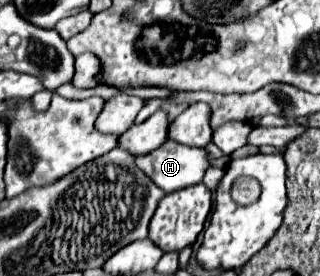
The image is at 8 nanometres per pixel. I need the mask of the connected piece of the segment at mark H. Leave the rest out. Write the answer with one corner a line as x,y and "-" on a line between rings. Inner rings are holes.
166,141
156,151
138,157
136,165
164,193
172,193
202,181
202,175
208,169
208,155
204,149

